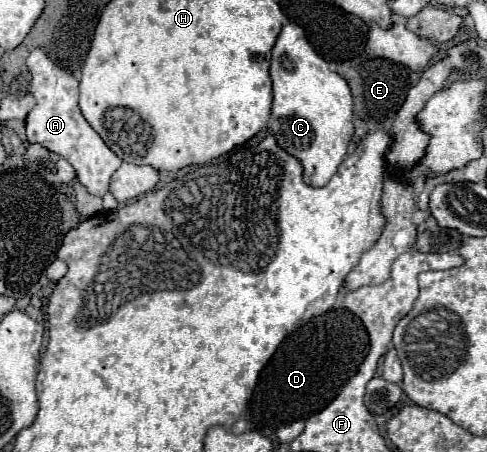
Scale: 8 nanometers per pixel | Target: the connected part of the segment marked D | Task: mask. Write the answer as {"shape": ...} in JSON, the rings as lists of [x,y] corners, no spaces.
{"shape":[[[332,309],[310,319],[310,323],[286,337],[260,373],[260,381],[250,403],[254,419],[250,421],[250,429],[260,431],[262,435],[268,435],[268,431],[276,433],[278,427],[298,419],[308,419],[328,407],[344,383],[358,371],[368,347],[370,341],[362,321],[346,309]]]}

